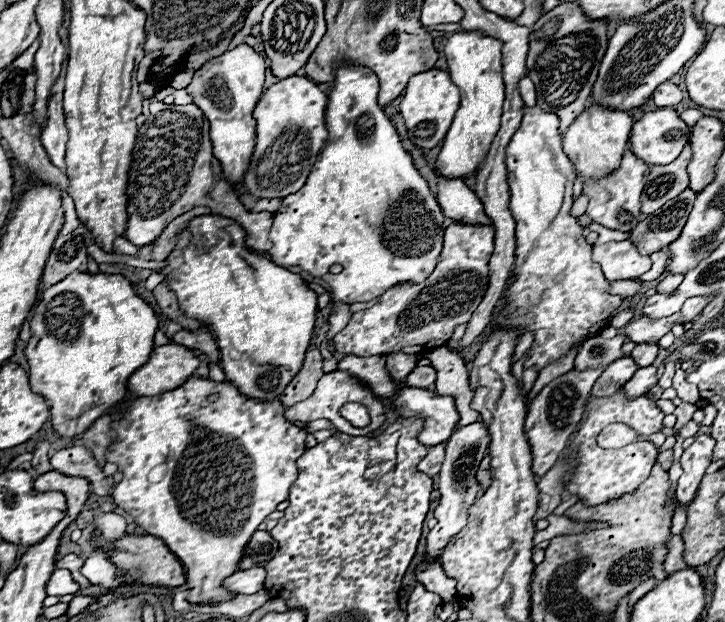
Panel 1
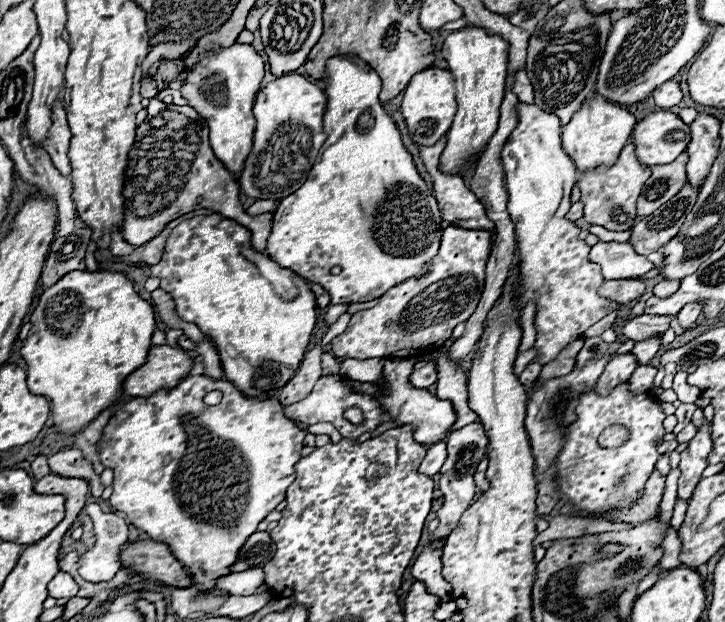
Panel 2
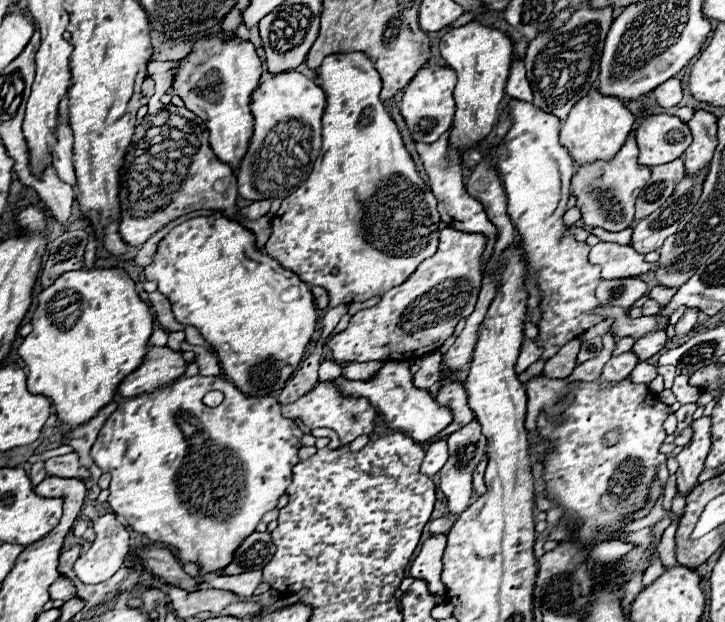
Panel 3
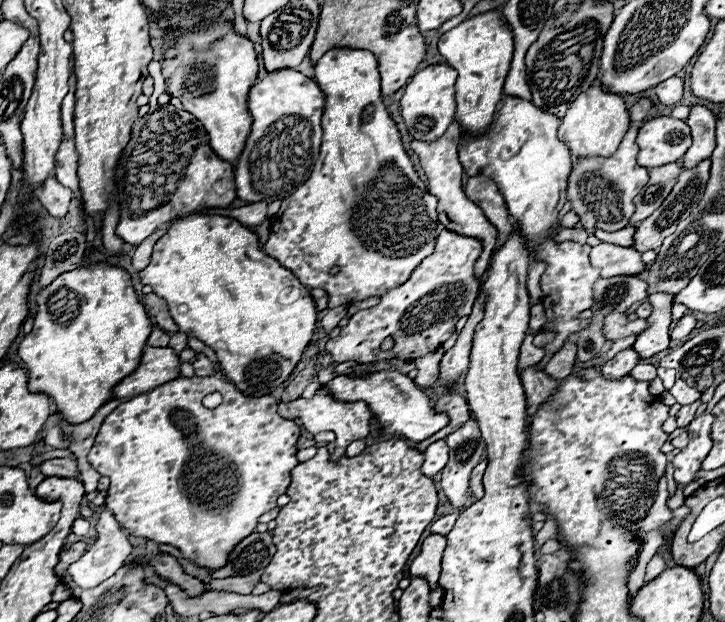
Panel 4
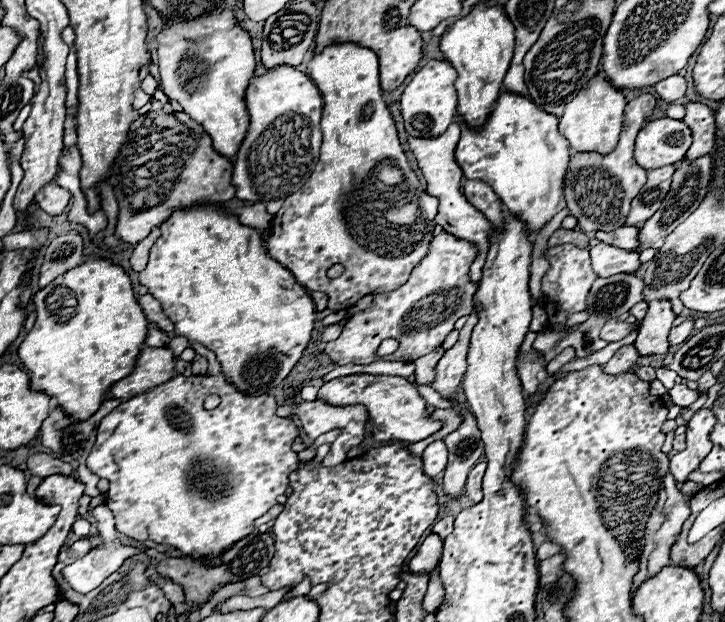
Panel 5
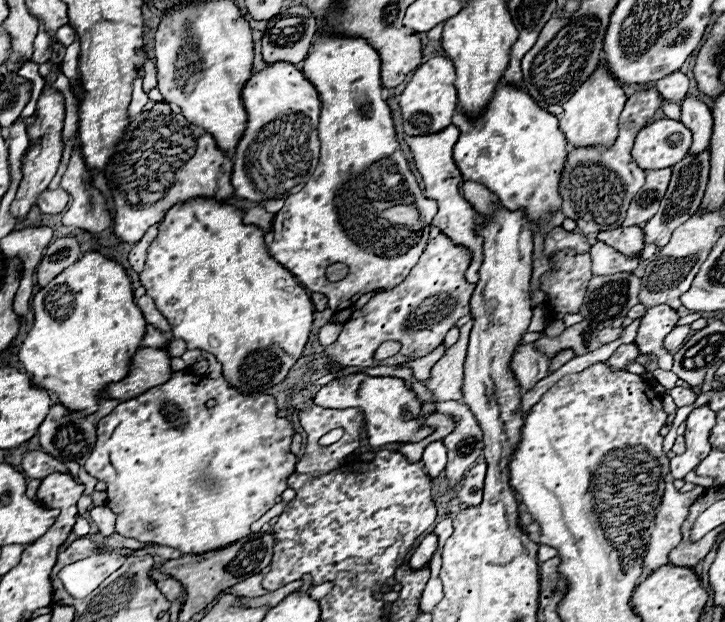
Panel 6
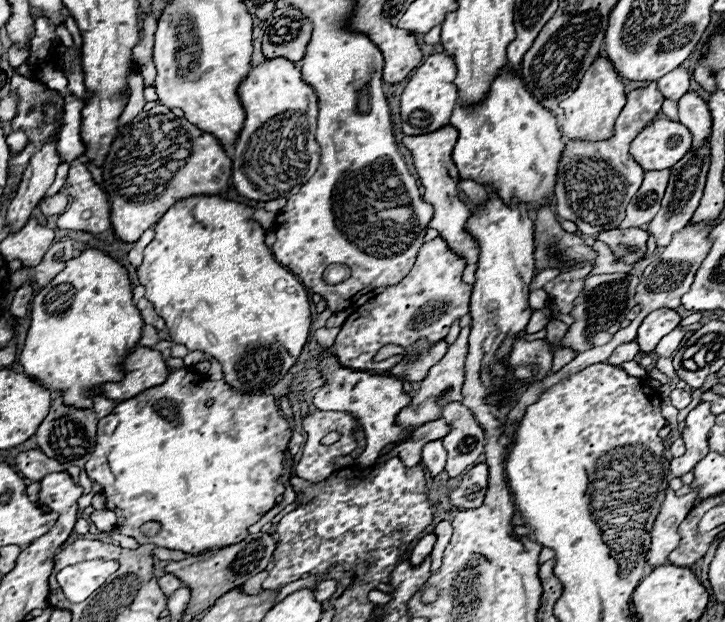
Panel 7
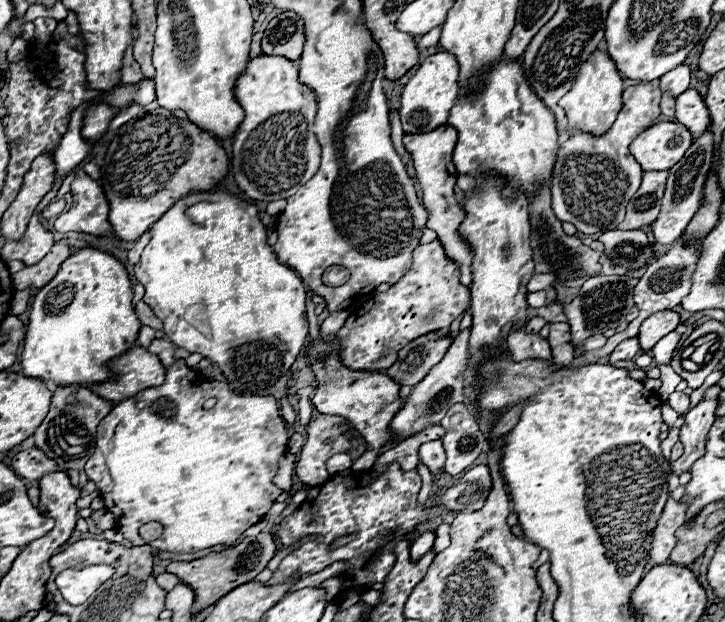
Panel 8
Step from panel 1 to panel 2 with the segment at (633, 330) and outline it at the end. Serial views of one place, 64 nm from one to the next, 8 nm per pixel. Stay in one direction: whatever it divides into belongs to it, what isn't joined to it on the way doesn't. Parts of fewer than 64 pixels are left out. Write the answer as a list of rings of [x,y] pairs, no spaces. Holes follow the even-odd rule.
[[[642,314],[642,316],[636,316],[636,318],[626,318],[618,332],[624,336],[624,338],[630,338],[634,342],[640,342],[644,338],[652,338],[656,334],[664,334],[668,328],[670,328],[670,316],[648,316],[648,314]]]

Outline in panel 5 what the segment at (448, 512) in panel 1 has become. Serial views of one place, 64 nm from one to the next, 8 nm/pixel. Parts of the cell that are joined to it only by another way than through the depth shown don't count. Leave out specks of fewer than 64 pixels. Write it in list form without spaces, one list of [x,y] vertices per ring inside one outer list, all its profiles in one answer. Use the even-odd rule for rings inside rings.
[[[460,410],[460,414],[464,416],[460,428],[444,438],[450,452],[448,466],[444,470],[444,492],[452,498],[462,496],[462,486],[466,484],[468,472],[484,454],[484,444],[480,440],[480,430],[476,426],[474,414],[470,410]]]

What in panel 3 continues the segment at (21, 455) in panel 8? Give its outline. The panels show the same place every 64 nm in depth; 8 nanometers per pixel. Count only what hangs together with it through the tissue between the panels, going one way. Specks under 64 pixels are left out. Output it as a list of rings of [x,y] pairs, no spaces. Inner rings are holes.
[[[74,452],[46,460],[44,470],[48,472],[48,476],[60,476],[60,478],[86,478],[88,476],[88,470],[80,468],[78,456]]]

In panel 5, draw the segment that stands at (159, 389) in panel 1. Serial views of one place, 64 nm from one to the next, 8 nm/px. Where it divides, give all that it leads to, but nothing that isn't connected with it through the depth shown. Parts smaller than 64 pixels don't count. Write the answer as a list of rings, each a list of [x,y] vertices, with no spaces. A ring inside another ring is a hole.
[[[142,348],[130,376],[110,388],[112,398],[134,398],[176,376],[174,354],[168,348]]]

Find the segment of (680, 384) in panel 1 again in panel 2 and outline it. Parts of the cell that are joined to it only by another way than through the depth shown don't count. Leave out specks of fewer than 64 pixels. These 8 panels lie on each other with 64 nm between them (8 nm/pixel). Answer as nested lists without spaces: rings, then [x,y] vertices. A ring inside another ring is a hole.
[[[680,370],[680,372],[674,376],[674,386],[672,386],[672,390],[678,394],[678,400],[680,400],[680,402],[692,404],[692,402],[696,402],[696,400],[700,398],[700,390],[698,390],[696,386],[690,386],[690,384],[686,382],[686,378],[688,378],[688,374]]]

